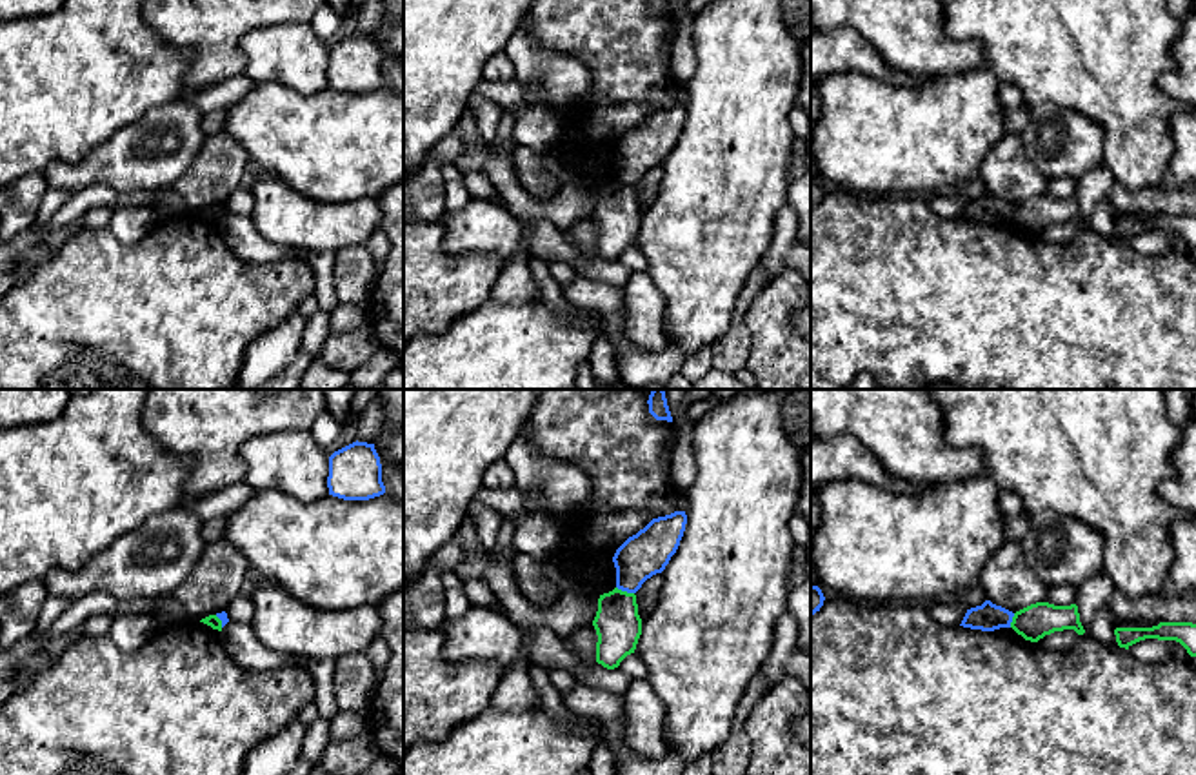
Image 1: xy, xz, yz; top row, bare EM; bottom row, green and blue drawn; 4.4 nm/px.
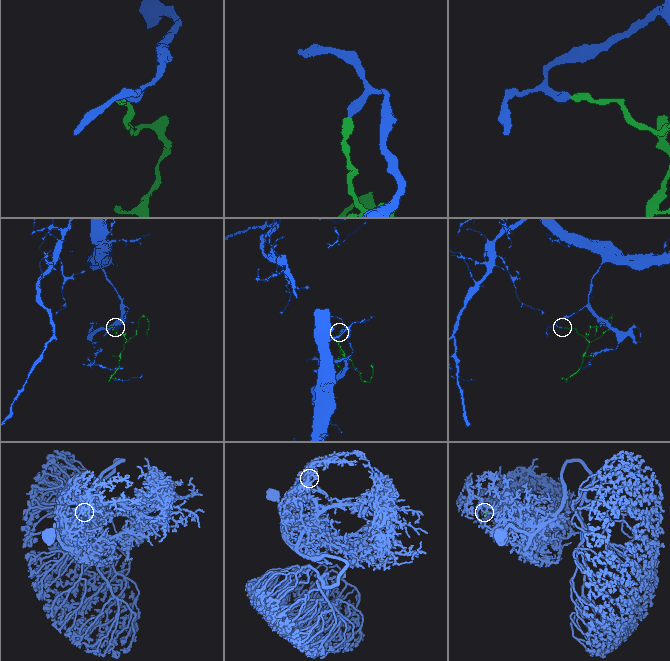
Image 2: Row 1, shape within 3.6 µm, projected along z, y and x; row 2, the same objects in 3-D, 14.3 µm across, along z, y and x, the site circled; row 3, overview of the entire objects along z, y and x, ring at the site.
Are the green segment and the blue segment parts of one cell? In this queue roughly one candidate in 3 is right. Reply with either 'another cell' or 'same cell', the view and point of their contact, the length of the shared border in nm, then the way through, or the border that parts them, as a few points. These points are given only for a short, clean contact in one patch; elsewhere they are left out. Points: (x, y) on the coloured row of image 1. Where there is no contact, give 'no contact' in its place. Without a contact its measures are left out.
another cell | xz (626, 592) | 90 nm | along xz (617, 586), (633, 593)

